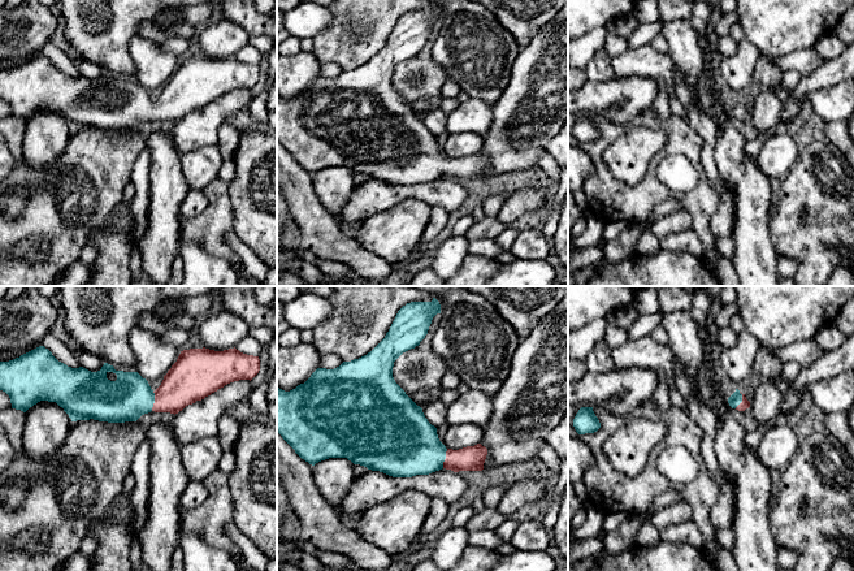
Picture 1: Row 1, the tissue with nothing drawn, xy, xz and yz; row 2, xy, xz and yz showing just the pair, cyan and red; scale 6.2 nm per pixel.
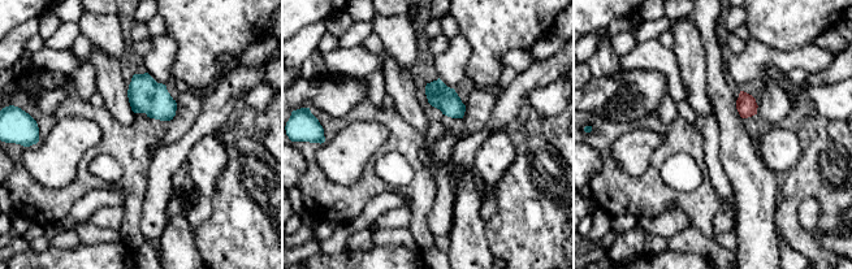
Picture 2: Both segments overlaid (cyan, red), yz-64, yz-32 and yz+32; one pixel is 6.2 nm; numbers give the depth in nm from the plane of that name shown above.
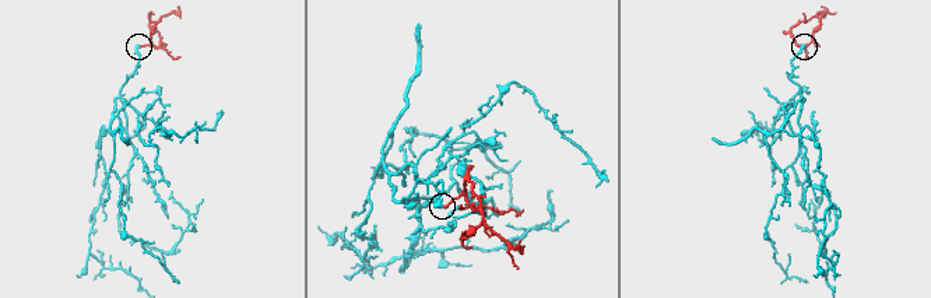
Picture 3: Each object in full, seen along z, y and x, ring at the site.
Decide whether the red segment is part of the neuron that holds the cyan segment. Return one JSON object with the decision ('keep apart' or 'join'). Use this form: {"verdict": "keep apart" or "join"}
{"verdict": "join"}

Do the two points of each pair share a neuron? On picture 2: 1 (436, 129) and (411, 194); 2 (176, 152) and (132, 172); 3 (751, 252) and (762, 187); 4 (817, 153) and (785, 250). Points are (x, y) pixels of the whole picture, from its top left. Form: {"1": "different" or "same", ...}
{"1": "same", "2": "different", "3": "same", "4": "different"}

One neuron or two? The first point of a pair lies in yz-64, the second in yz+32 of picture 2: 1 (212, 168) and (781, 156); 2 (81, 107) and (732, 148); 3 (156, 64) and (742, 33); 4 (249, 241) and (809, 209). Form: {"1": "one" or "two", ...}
{"1": "one", "2": "two", "3": "two", "4": "two"}

